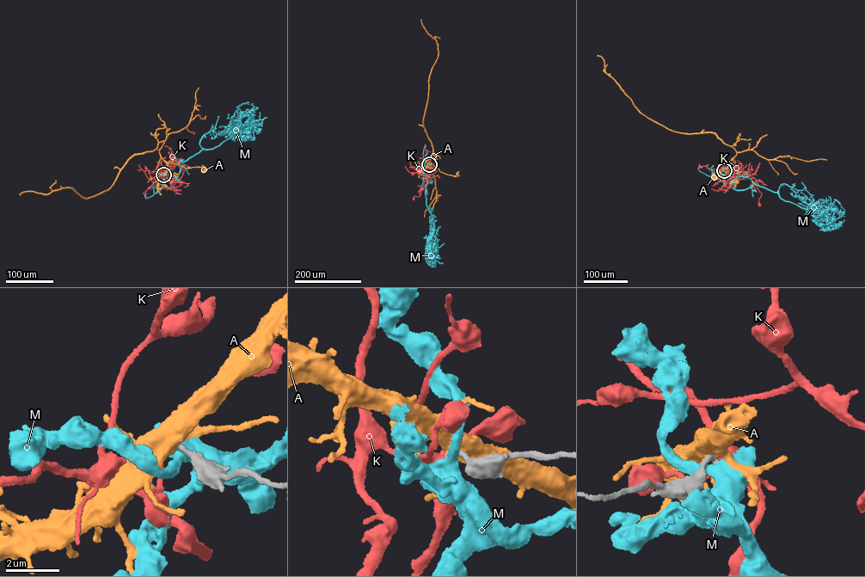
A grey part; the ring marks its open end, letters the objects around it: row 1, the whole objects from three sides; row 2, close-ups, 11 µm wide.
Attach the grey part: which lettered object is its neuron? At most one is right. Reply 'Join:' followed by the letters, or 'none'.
Join: K

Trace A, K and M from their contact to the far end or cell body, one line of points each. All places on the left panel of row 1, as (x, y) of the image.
A: (163, 174), (168, 162), (186, 168), (204, 168), (203, 170)
K: (163, 174), (166, 180), (174, 154), (175, 164), (183, 169), (180, 179), (181, 184)
M: (163, 174), (168, 189), (175, 182), (181, 163), (189, 157), (217, 146), (236, 129), (247, 128), (267, 117)

